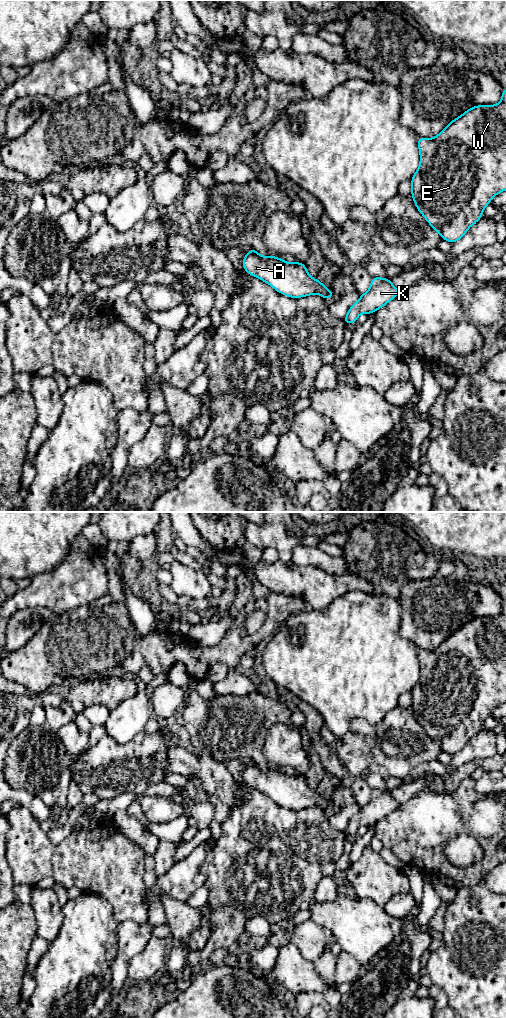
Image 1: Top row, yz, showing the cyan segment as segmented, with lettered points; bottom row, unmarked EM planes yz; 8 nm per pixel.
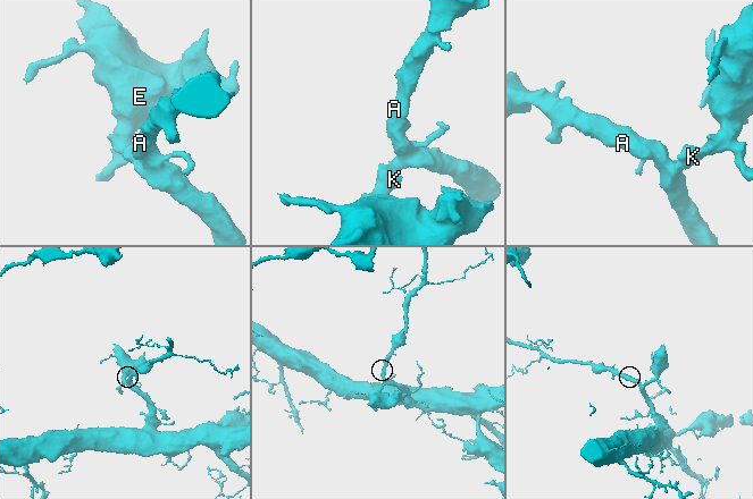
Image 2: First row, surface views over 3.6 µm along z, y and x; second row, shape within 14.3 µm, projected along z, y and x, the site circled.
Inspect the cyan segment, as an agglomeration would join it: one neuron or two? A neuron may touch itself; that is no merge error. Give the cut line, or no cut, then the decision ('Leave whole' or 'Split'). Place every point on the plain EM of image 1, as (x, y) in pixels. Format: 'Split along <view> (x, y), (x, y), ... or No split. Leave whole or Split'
No split. Leave whole

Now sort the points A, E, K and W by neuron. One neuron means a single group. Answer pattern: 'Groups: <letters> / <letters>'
Groups: A E K W

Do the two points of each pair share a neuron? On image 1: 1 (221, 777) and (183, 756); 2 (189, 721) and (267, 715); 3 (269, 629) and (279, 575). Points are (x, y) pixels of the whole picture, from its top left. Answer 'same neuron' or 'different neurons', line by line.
1: same neuron
2: same neuron
3: different neurons

